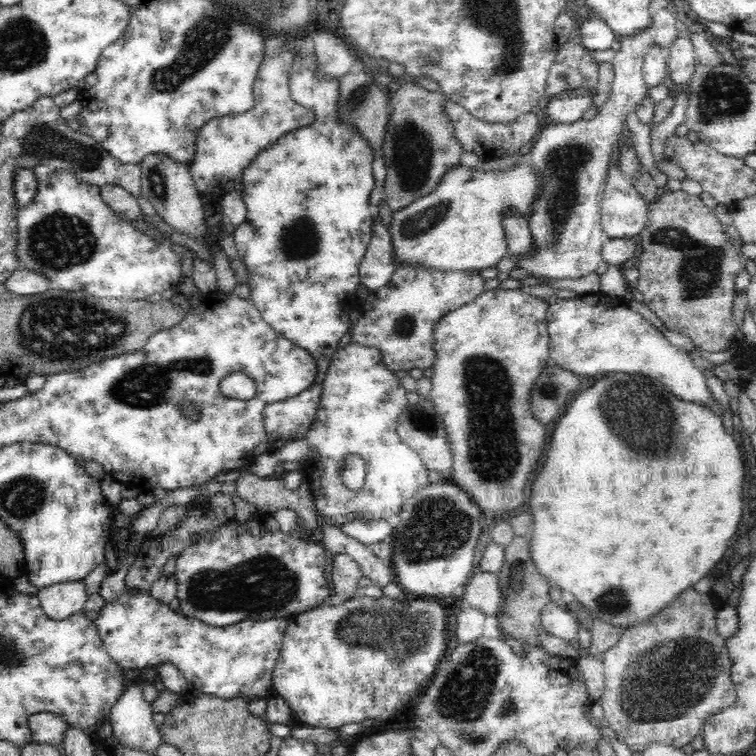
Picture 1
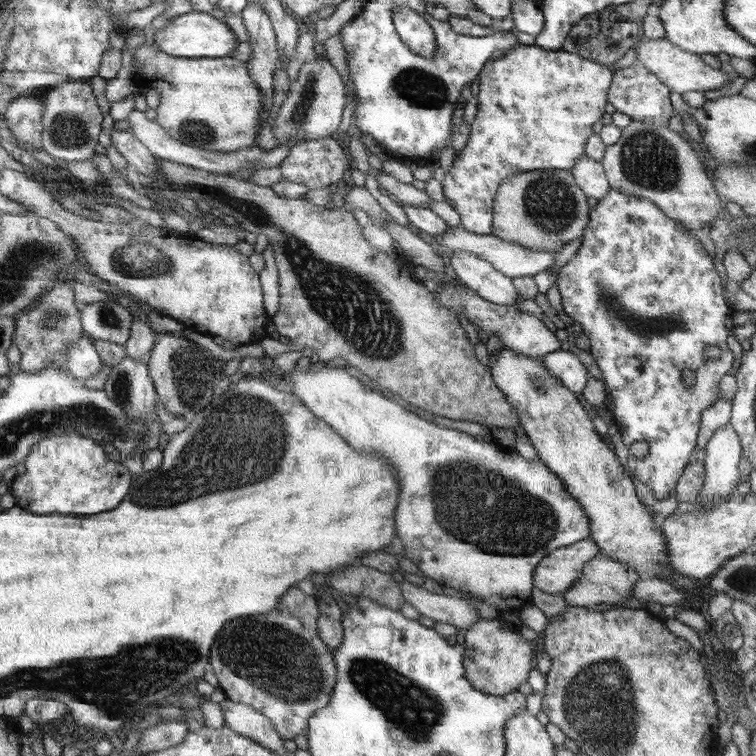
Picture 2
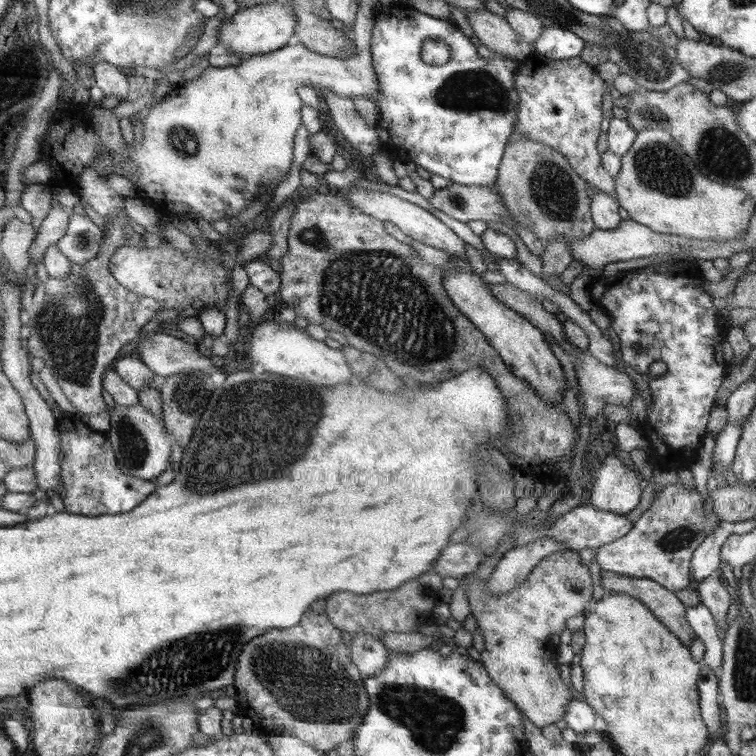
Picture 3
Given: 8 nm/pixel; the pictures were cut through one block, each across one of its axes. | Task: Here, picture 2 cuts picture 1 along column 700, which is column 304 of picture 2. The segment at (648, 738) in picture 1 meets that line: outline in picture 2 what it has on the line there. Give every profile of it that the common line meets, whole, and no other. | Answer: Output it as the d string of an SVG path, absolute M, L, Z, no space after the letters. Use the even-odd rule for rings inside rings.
M292 587L285 595L276 610L228 623L220 640L216 640L216 648L212 648L210 663L227 699L258 710L271 720L280 736L294 740L298 734L305 734L311 716L331 703L338 669L332 649L318 637L318 599L297 587Z

